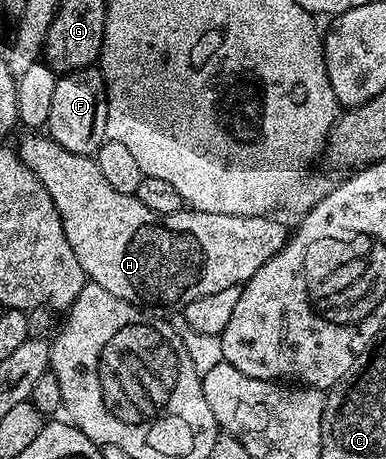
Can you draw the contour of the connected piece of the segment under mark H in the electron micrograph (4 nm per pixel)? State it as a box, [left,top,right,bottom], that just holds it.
[18,132,290,316]

